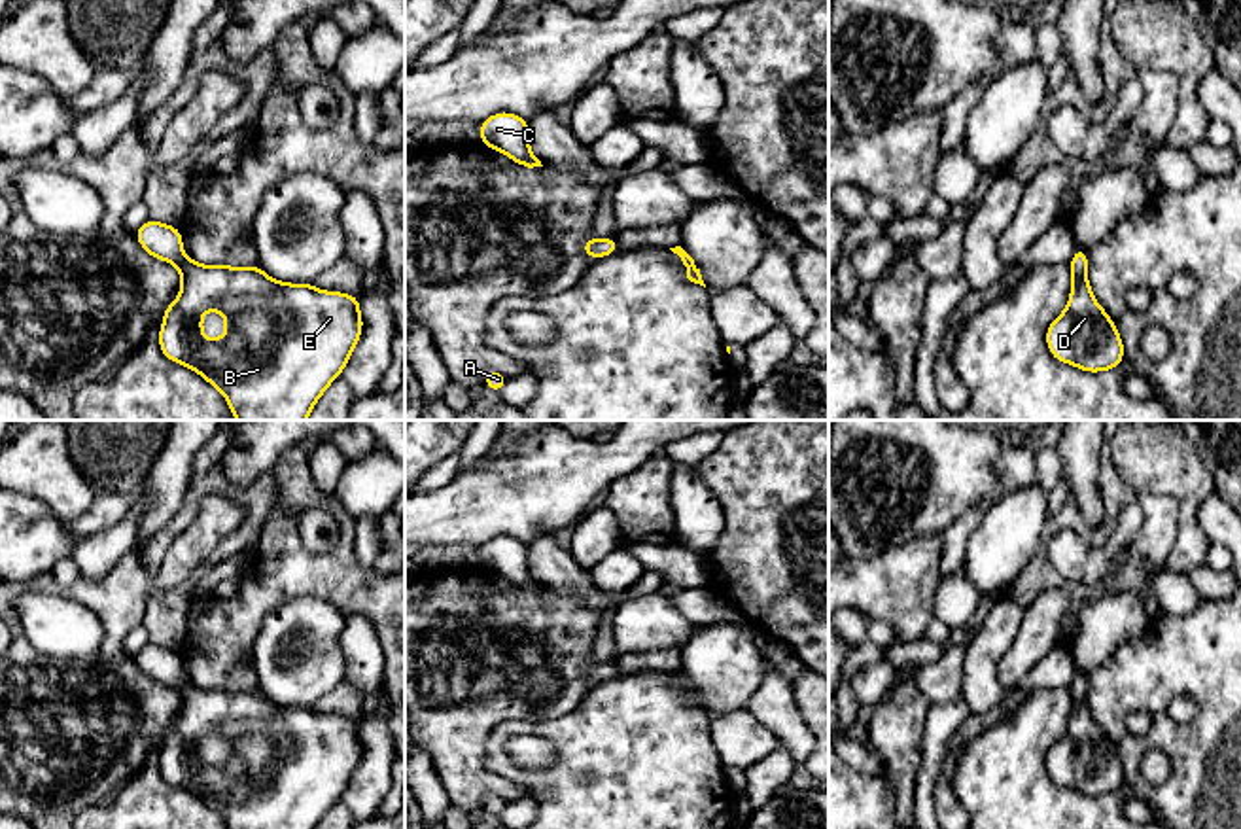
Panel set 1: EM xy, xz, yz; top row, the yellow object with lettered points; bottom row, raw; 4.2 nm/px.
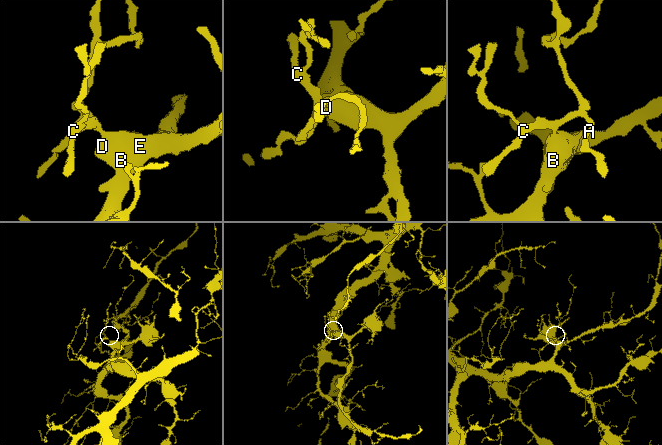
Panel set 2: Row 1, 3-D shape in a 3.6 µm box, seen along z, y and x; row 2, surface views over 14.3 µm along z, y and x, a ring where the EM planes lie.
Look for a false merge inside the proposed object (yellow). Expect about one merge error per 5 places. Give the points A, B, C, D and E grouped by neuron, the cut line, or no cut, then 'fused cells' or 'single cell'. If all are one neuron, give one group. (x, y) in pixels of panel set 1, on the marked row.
A B C D E | no cut | single cell

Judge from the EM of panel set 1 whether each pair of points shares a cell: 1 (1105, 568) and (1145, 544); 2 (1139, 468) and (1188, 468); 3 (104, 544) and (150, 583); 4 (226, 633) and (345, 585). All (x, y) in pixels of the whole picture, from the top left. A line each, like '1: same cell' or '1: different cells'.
1: different cells
2: same cell
3: different cells
4: same cell

